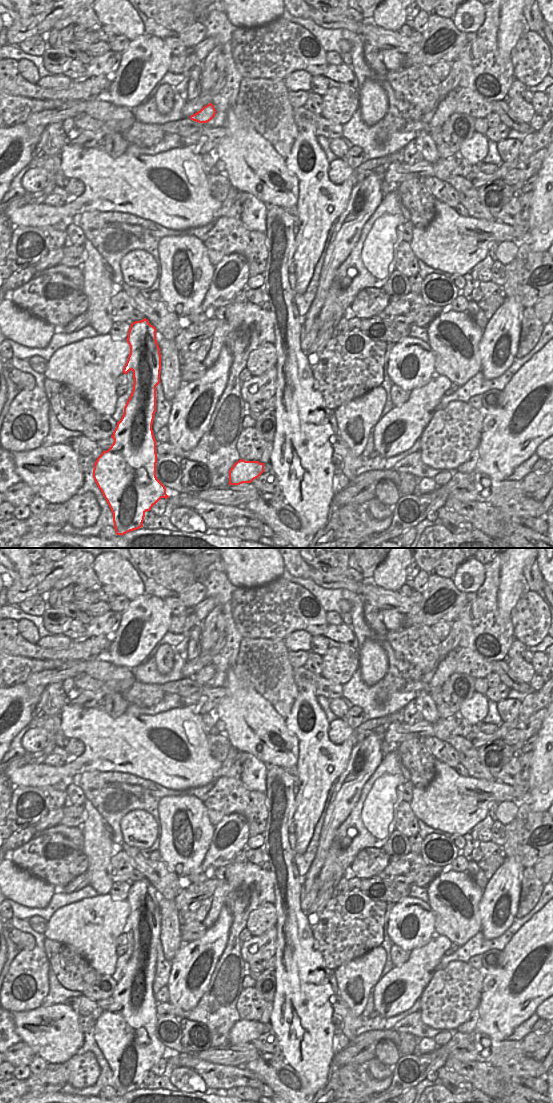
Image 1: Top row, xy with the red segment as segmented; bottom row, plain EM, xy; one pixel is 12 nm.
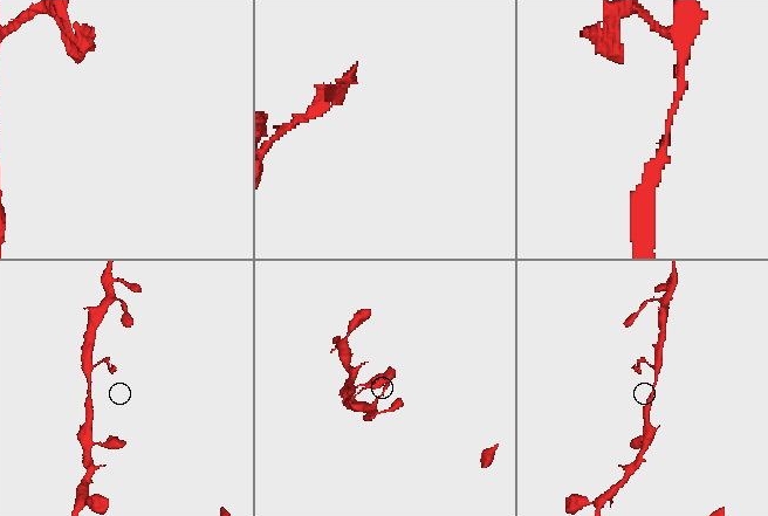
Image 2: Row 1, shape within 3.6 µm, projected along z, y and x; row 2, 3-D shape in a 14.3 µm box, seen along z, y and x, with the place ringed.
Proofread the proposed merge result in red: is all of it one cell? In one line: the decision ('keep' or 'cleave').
cleave

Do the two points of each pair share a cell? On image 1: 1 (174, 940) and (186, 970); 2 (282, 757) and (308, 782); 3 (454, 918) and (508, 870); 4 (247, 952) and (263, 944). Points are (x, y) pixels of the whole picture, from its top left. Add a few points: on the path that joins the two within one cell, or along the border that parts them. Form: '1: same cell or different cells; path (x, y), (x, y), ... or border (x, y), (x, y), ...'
1: different cells; border (183, 943), (170, 962)
2: different cells; border (298, 742), (298, 760), (296, 765)
3: different cells; border (484, 890), (478, 904), (479, 916)
4: same cell; path (251, 951), (259, 946)

